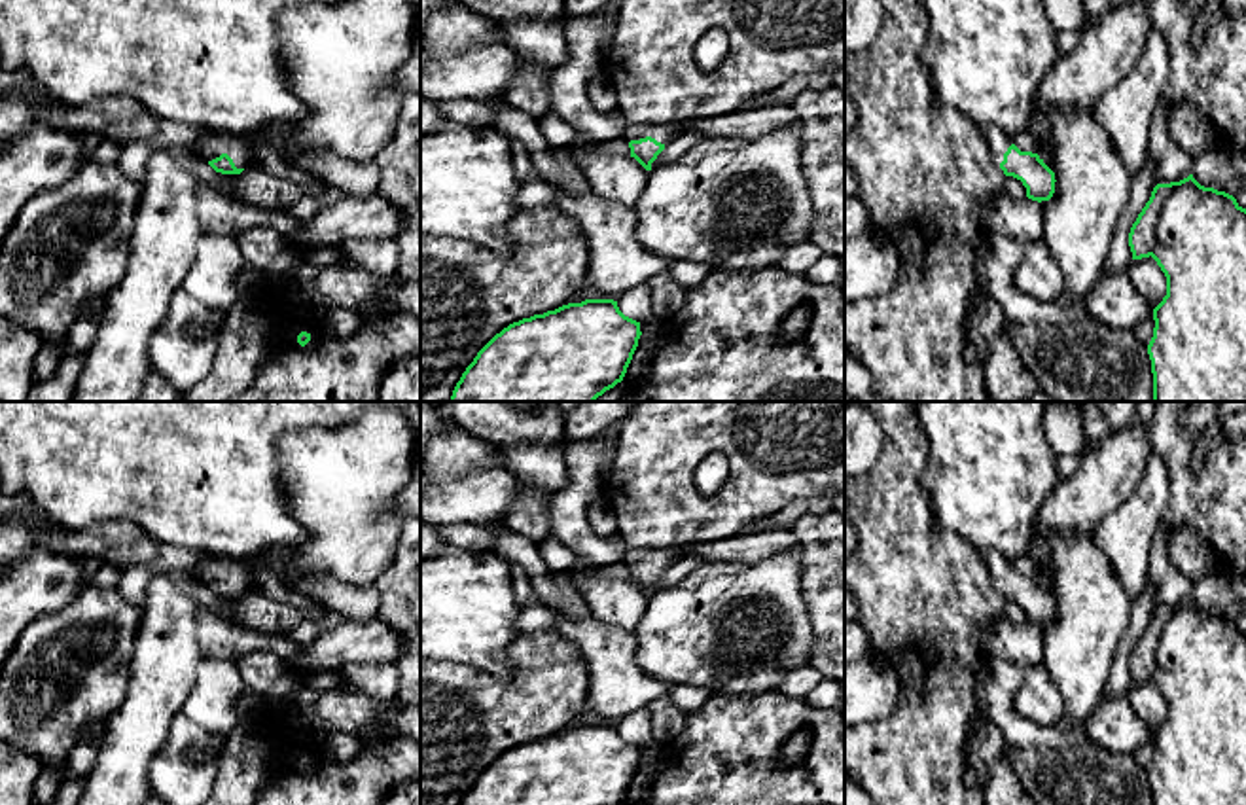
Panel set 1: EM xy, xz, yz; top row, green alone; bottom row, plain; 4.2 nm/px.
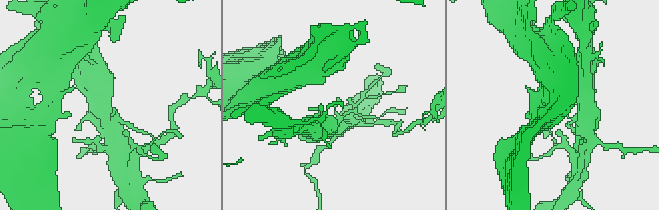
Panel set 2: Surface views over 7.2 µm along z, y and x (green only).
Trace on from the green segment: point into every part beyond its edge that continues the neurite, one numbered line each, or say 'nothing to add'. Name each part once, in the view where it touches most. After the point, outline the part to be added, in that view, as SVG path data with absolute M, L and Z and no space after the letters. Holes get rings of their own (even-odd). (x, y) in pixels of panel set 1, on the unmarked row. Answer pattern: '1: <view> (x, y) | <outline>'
1: xy (209, 569) | M271 547L258 555L265 557L271 563L273 570L278 574L286 559L292 555L292 547ZM201 553L201 559L191 568L191 572L205 585L212 585L222 578L227 578L233 583L237 593L246 593L248 589L252 589L250 570L258 555L246 561L237 561L237 559L212 557L212 555Z

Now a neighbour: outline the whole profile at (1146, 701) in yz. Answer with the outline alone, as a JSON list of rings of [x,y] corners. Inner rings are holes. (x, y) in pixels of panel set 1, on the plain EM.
[[[1149,682],[1132,684],[1127,689],[1127,699],[1134,714],[1155,733],[1166,720],[1166,701]]]

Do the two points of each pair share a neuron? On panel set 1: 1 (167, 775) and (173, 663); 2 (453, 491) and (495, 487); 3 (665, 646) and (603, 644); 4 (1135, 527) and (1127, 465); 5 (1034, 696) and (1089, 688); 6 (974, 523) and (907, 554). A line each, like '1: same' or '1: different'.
1: different
2: same
3: different
4: different
5: different
6: different

